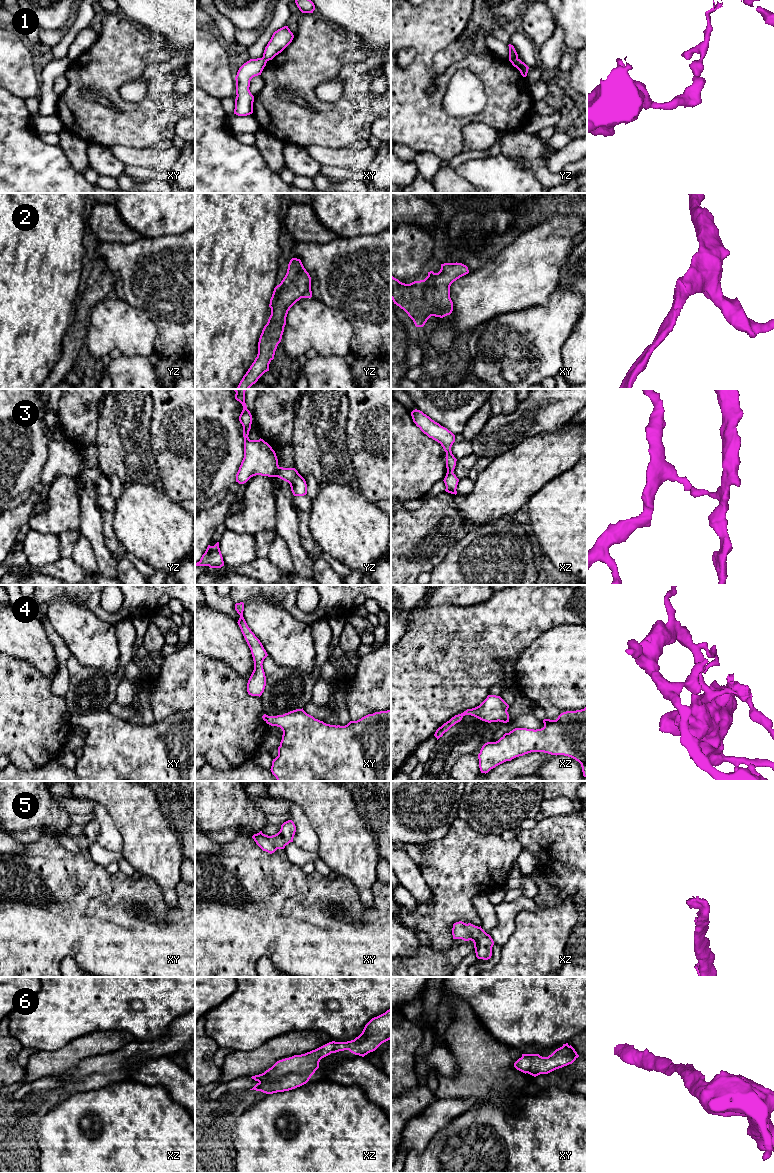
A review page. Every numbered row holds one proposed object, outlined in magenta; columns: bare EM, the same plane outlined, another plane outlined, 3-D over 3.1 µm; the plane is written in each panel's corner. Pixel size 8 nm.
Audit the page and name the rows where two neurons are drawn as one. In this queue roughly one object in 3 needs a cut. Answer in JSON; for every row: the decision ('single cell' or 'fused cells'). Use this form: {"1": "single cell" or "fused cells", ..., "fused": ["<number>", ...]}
{"1": "fused cells", "2": "single cell", "3": "fused cells", "4": "fused cells", "5": "single cell", "6": "single cell", "fused": ["1", "3", "4"]}

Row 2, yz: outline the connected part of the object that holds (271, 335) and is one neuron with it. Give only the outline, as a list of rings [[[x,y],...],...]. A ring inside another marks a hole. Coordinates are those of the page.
[[[292,258],[285,277],[274,288],[269,307],[271,315],[258,342],[258,354],[237,389],[249,389],[267,371],[281,342],[290,308],[301,298],[311,298],[311,277],[300,259]]]

